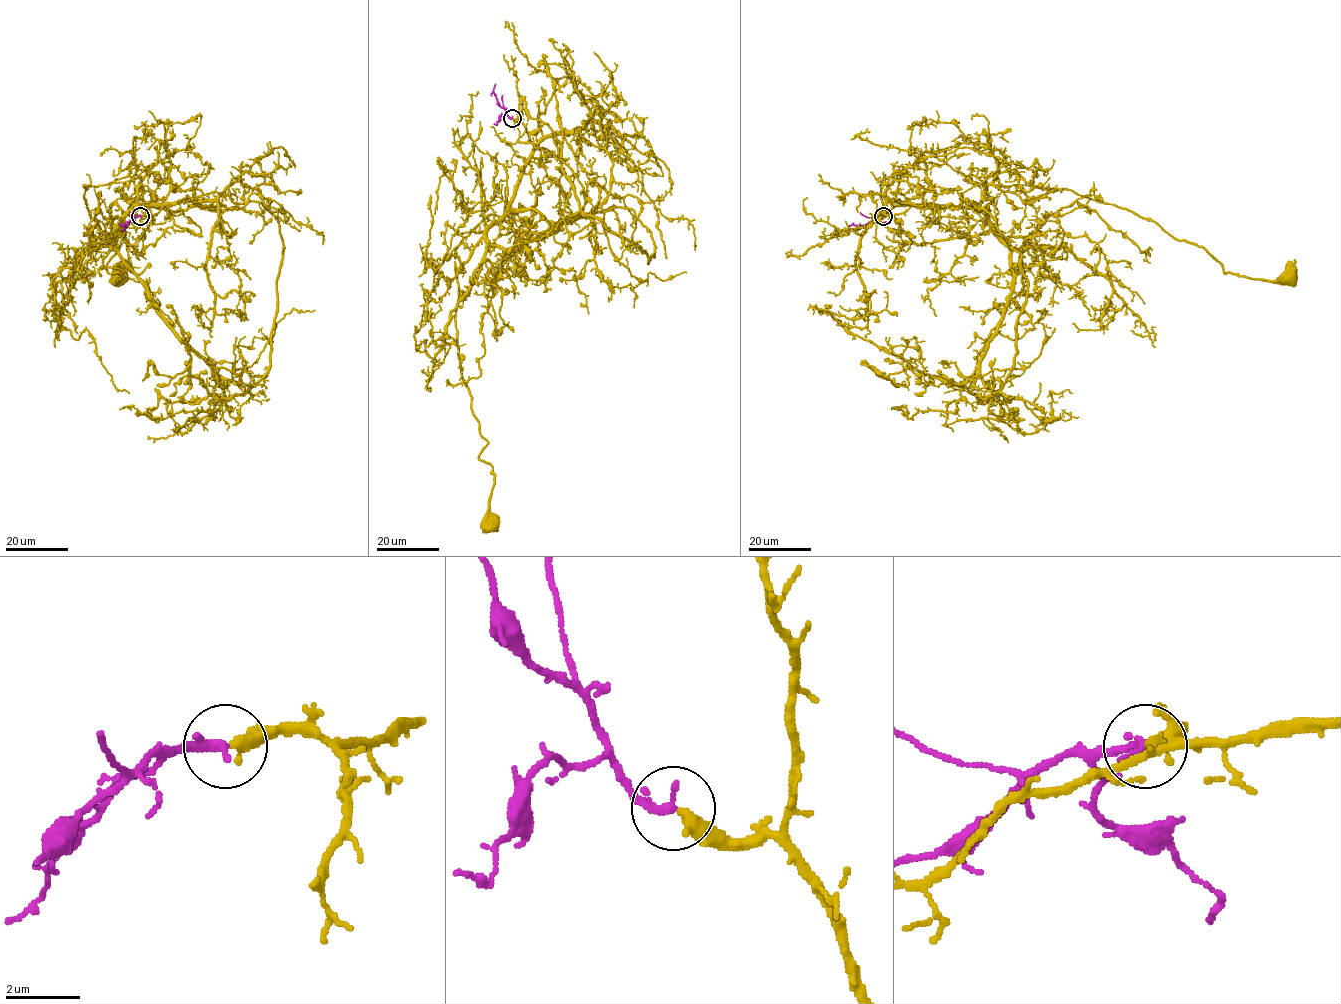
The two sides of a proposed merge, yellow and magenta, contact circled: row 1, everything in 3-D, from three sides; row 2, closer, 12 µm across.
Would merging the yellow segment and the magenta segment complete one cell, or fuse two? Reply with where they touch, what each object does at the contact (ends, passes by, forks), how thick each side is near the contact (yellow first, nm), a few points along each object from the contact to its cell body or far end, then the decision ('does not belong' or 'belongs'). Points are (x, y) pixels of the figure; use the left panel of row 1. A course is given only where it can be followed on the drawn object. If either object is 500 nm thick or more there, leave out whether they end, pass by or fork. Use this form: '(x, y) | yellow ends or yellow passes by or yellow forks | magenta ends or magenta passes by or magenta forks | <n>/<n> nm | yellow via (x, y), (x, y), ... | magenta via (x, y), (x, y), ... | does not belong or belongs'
(140, 216) | yellow ends | magenta ends | 360/280 nm | yellow via (141, 216), (161, 206), (140, 206), (130, 176), (83, 185), (99, 237), (116, 250), (107, 271), (117, 279) | magenta via (141, 216), (135, 216), (123, 226) | belongs

